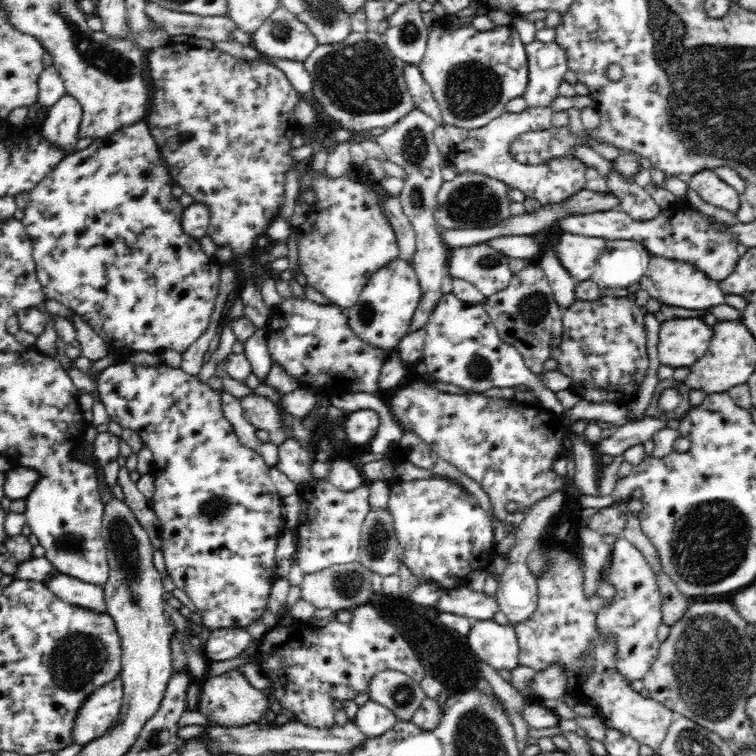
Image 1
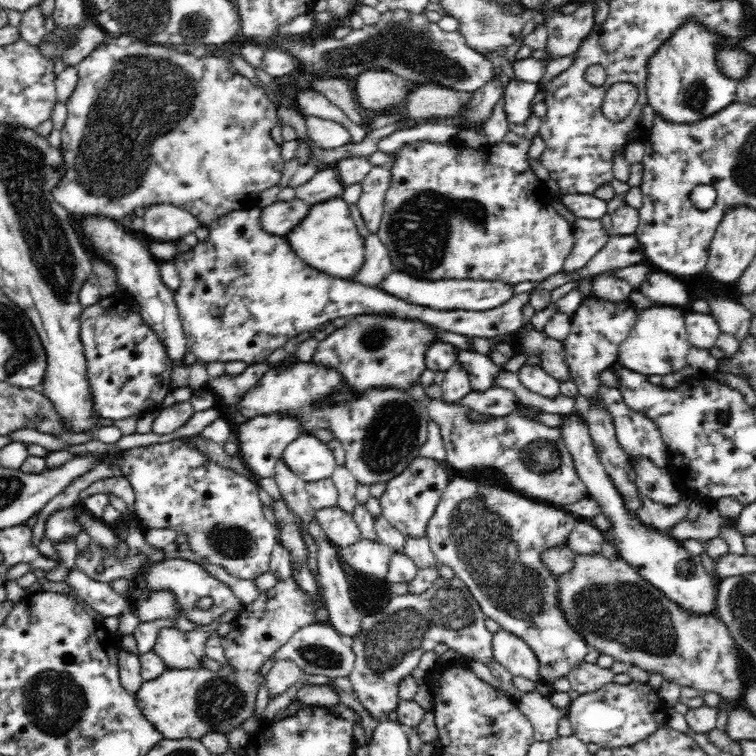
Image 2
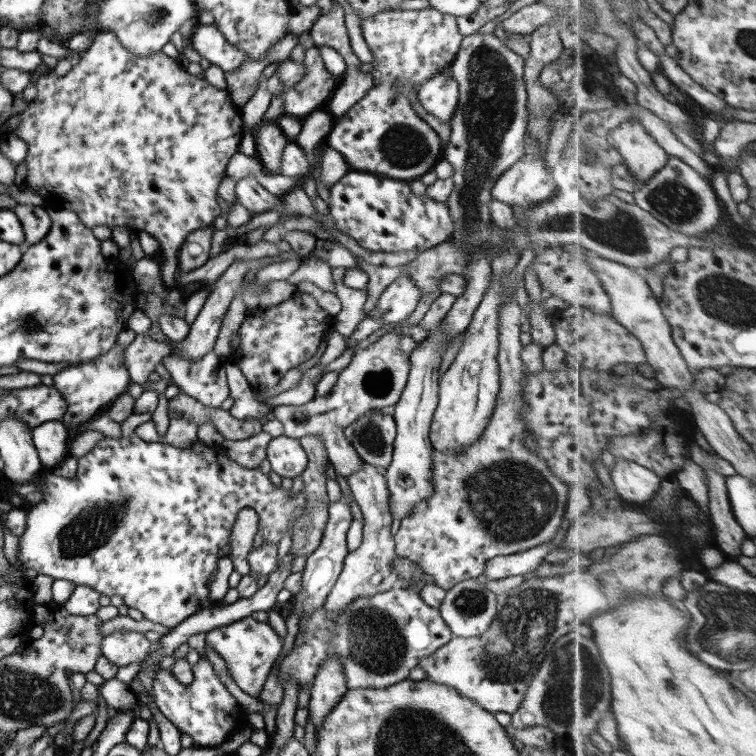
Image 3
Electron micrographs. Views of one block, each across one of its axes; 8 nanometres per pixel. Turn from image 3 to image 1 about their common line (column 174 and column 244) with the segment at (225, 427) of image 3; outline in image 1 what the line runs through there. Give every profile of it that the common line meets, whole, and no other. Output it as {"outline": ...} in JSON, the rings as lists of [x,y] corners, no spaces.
{"outline":[[[248,395],[239,398],[244,409],[244,418],[257,430],[269,432],[269,442],[280,446],[286,435],[281,430],[282,419],[274,402],[259,395]]]}

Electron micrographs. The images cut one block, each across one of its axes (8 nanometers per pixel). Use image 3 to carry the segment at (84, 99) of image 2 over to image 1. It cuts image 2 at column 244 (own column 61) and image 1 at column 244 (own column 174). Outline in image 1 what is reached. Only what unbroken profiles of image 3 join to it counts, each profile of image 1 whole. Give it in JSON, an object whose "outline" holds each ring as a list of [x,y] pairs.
{"outline":[[[171,43],[166,47],[152,48],[147,50],[147,69],[148,79],[150,82],[151,100],[149,101],[148,113],[146,114],[145,122],[148,129],[151,131],[153,138],[158,144],[158,151],[160,151],[170,169],[170,177],[172,177],[172,184],[178,184],[183,187],[184,192],[192,195],[194,202],[205,204],[210,209],[210,224],[208,229],[208,236],[217,244],[218,247],[222,245],[230,245],[232,247],[233,260],[238,265],[242,282],[239,290],[240,299],[244,305],[244,317],[246,317],[258,330],[264,330],[268,322],[270,322],[272,309],[266,306],[264,302],[261,286],[256,285],[255,262],[250,258],[250,248],[255,244],[256,238],[262,233],[265,233],[268,224],[272,222],[273,218],[278,215],[282,205],[285,202],[284,198],[284,183],[285,174],[293,167],[303,168],[304,163],[299,163],[290,157],[289,152],[293,150],[291,146],[294,136],[302,132],[302,125],[297,116],[294,114],[296,105],[301,101],[300,93],[292,87],[290,81],[284,72],[280,71],[278,67],[264,63],[258,59],[248,61],[244,59],[233,58],[232,55],[221,52],[221,50],[206,50],[204,48],[197,48],[195,46],[188,46],[182,43]]]}

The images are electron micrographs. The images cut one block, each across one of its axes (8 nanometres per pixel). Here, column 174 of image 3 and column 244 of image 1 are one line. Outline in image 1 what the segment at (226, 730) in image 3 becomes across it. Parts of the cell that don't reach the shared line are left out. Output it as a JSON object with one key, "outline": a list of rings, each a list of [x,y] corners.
{"outline":[[[237,669],[219,675],[208,676],[203,680],[200,690],[197,710],[210,721],[222,726],[232,728],[232,726],[246,726],[250,722],[258,722],[270,708],[266,693],[252,687]]]}

